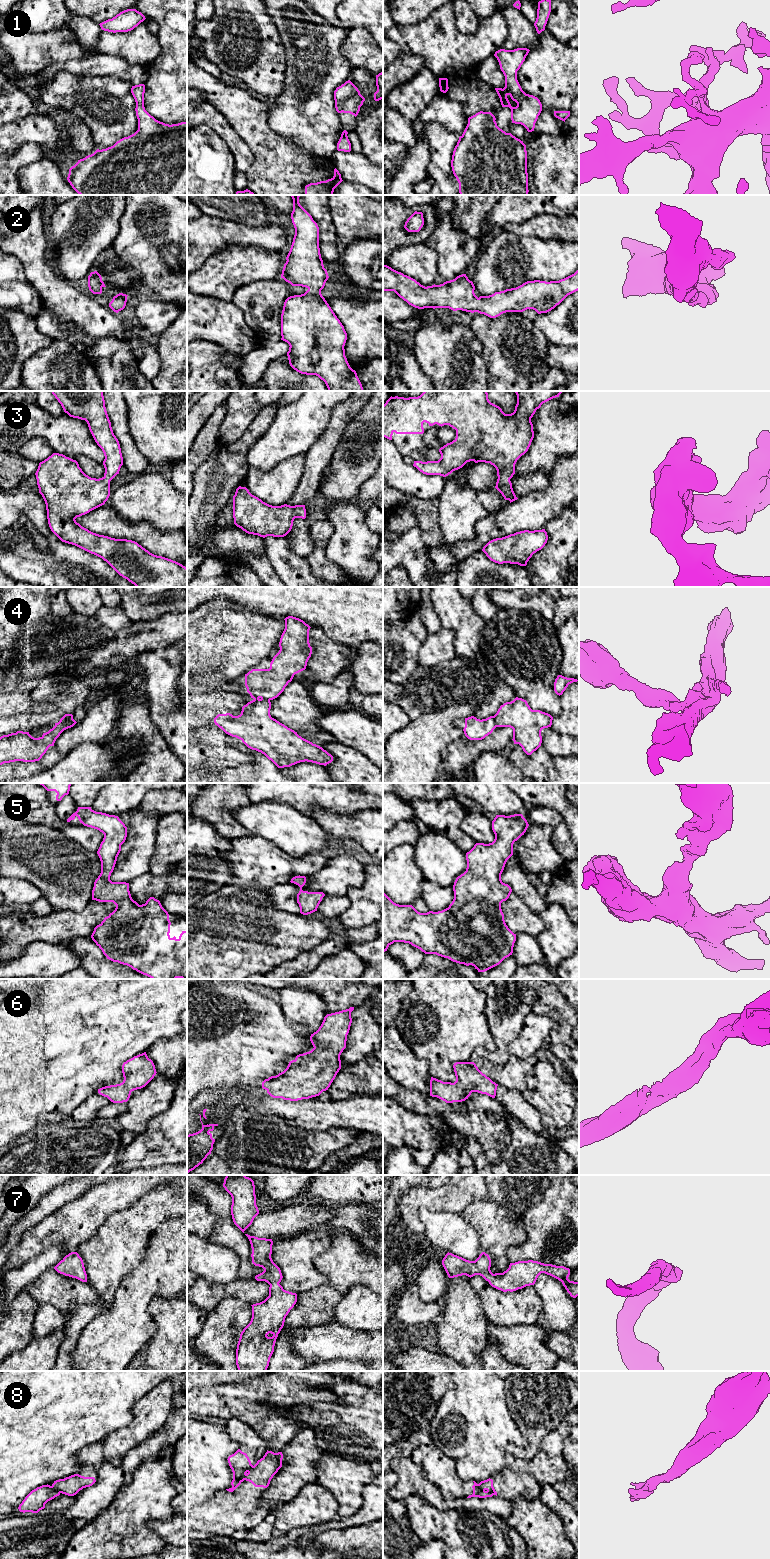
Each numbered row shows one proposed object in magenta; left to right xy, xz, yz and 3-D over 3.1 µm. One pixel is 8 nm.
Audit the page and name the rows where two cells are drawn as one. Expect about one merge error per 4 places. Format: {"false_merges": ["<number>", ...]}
{"false_merges": ["4", "8"]}

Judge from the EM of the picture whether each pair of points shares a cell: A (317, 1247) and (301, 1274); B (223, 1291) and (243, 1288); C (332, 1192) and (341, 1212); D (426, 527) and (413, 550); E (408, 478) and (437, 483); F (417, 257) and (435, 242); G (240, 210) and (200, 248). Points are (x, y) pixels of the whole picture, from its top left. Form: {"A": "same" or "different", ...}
{"A": "same", "B": "same", "C": "different", "D": "different", "E": "same", "F": "different", "G": "different"}

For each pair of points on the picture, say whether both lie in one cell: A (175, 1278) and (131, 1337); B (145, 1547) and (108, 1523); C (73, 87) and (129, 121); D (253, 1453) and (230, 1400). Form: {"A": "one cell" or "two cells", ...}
{"A": "one cell", "B": "one cell", "C": "one cell", "D": "two cells"}

